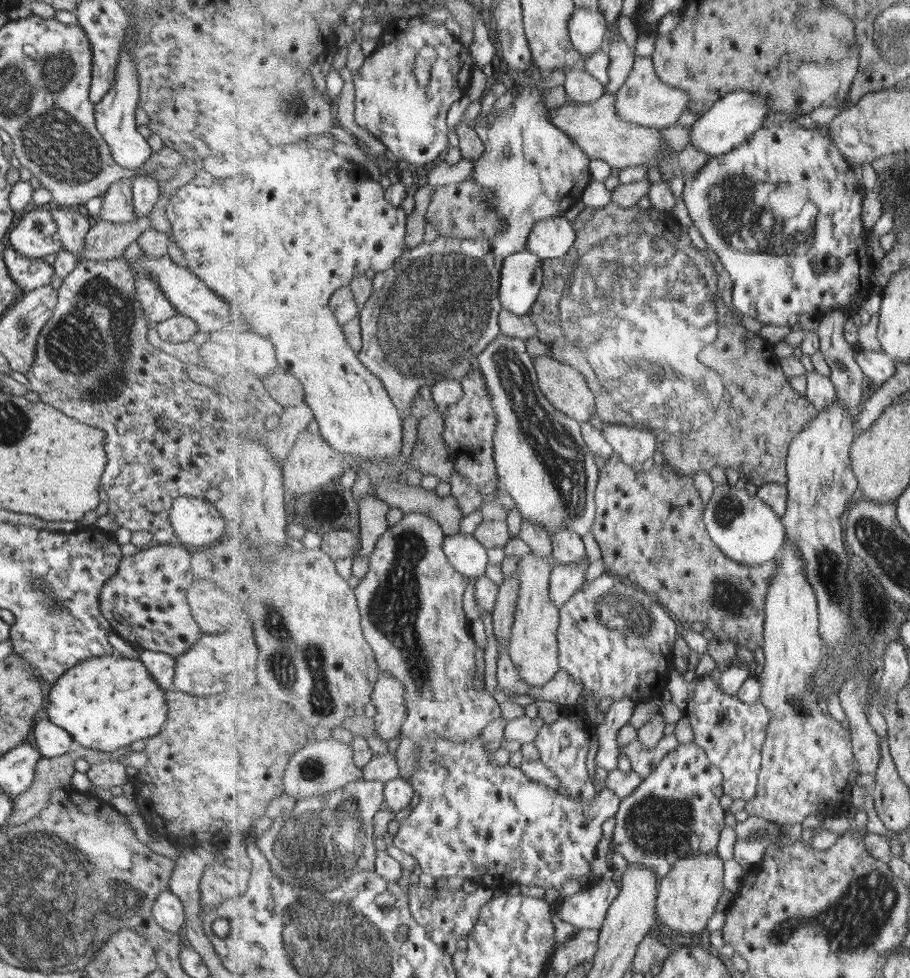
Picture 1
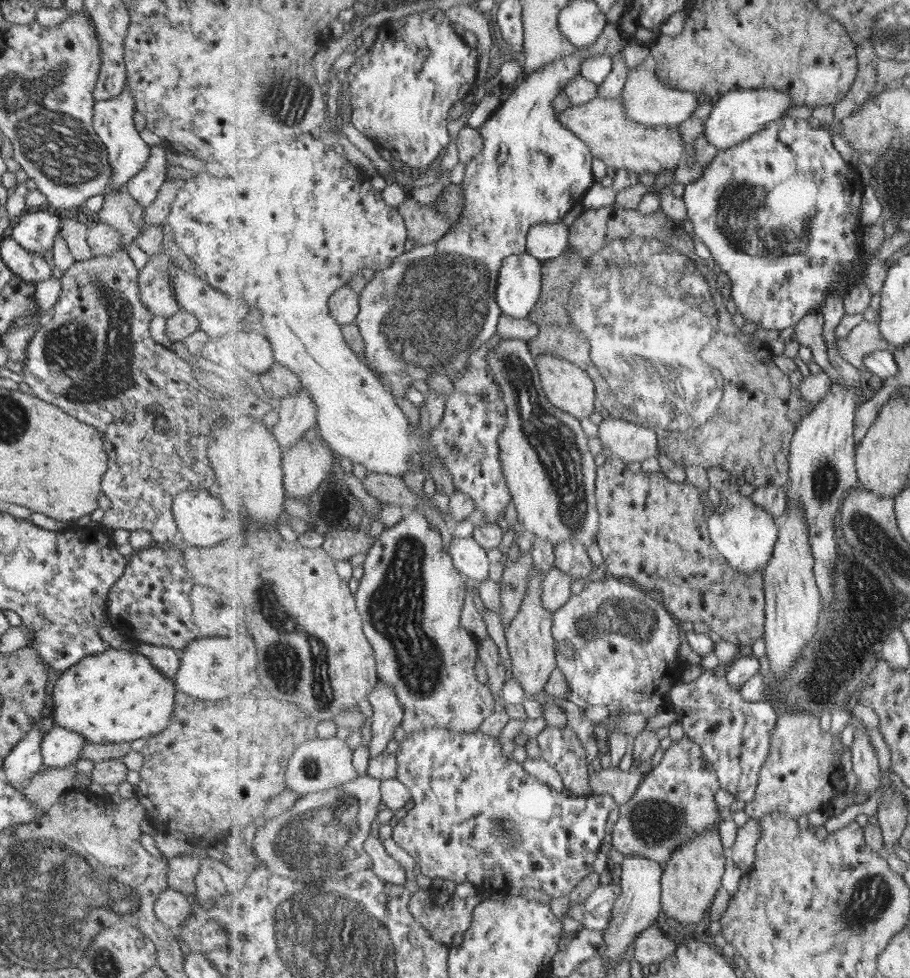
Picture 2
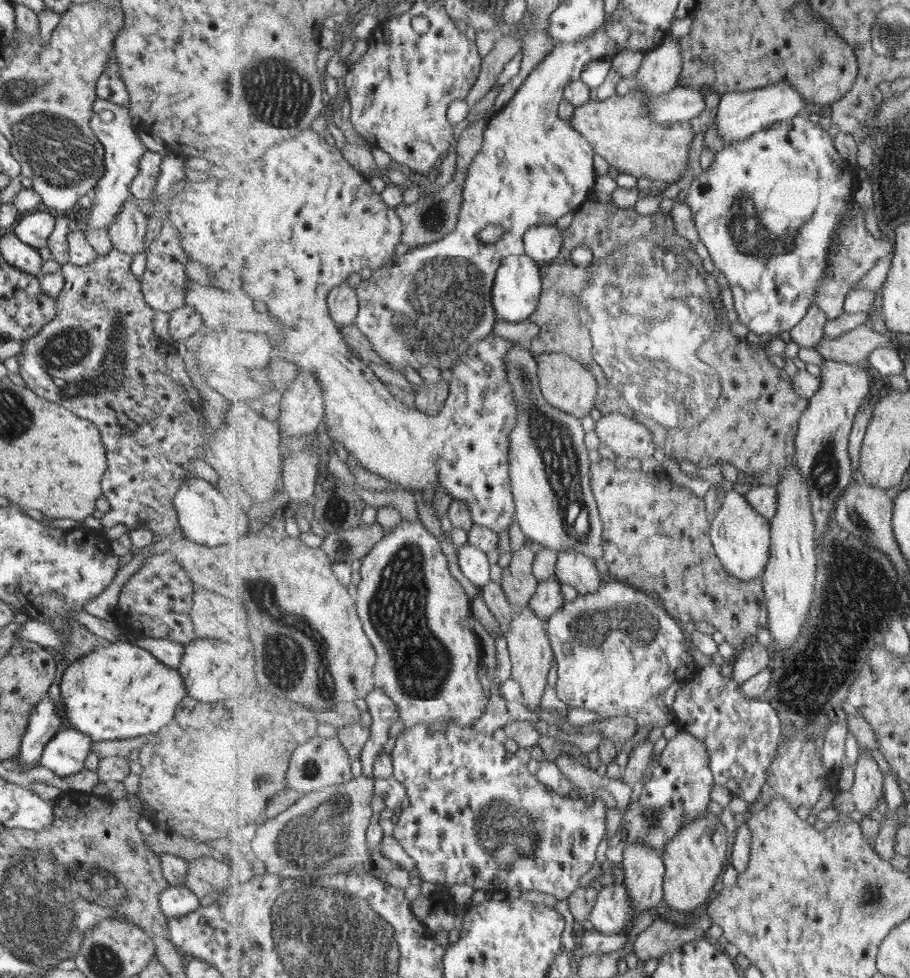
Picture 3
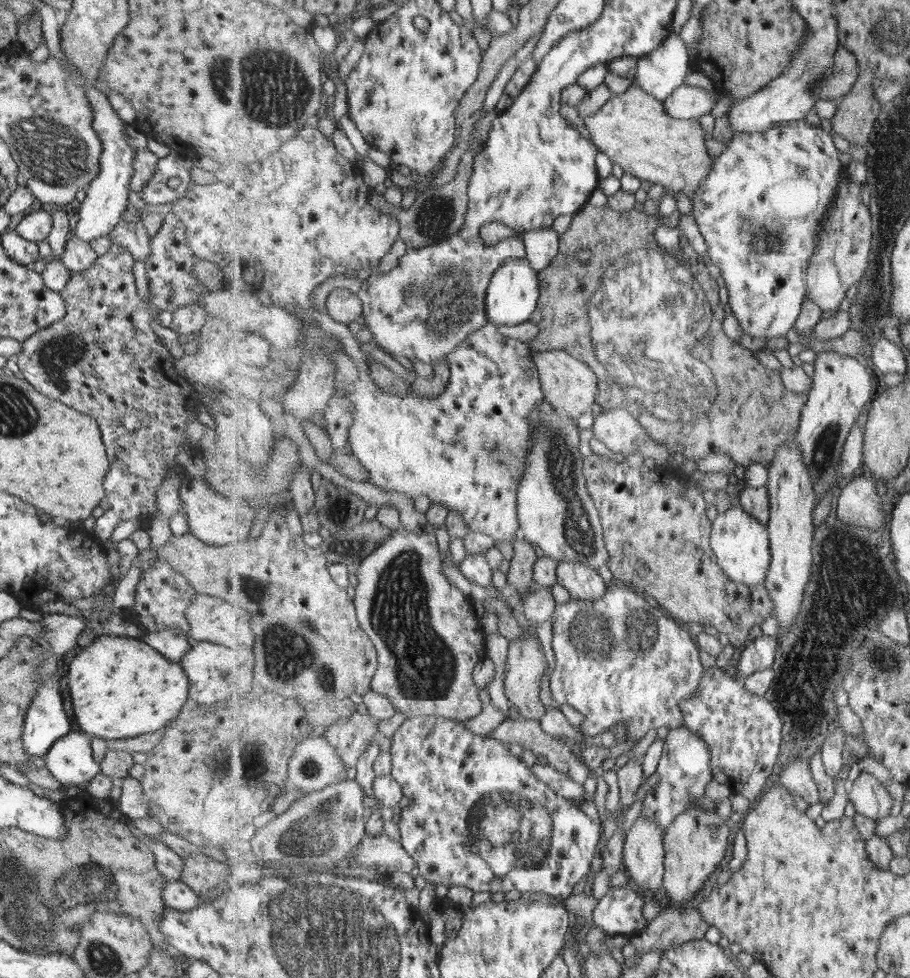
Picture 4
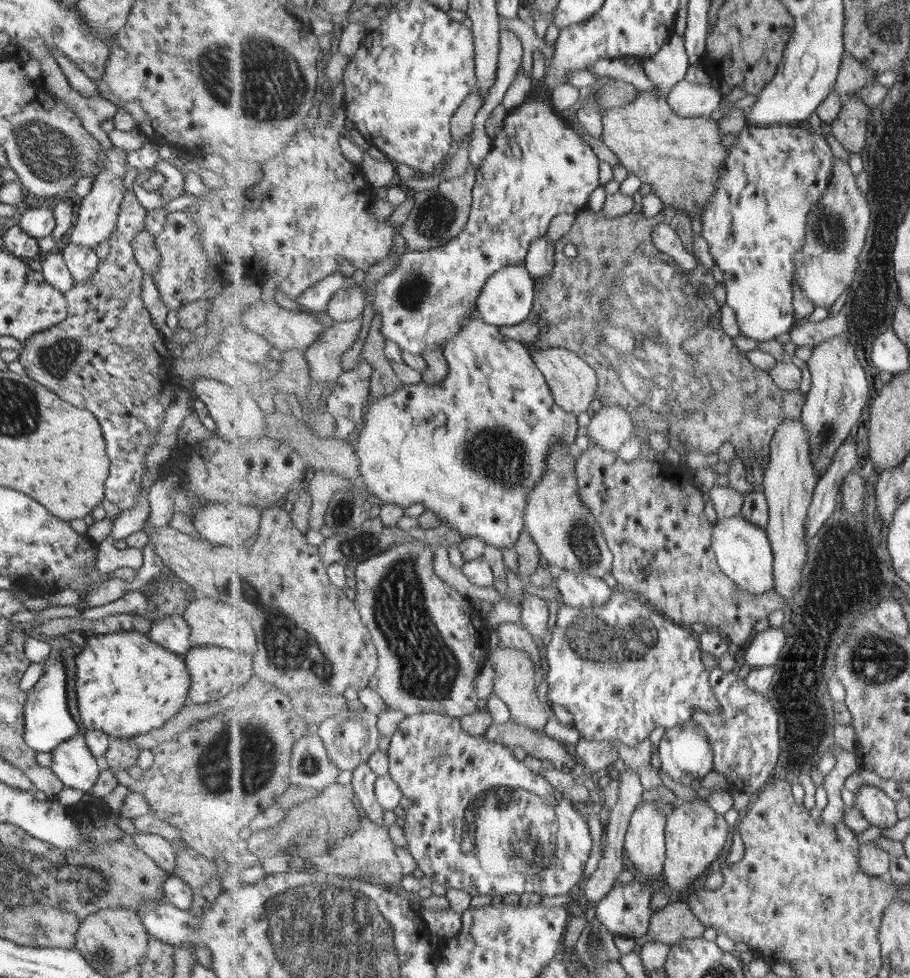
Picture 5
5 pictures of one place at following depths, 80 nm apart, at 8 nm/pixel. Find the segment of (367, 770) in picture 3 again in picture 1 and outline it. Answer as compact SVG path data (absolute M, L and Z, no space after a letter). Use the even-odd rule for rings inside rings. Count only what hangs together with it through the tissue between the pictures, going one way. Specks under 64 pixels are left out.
M380 674L371 703L377 708L374 719L378 735L385 742L396 742L410 713L405 684L391 674Z

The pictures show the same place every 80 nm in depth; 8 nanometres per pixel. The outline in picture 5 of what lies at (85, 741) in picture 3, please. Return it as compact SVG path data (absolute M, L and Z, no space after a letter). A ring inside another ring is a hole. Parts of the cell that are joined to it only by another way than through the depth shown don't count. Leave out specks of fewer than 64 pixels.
M73 735L60 742L51 753L49 770L62 786L87 793L98 777L95 757L89 752L84 735Z

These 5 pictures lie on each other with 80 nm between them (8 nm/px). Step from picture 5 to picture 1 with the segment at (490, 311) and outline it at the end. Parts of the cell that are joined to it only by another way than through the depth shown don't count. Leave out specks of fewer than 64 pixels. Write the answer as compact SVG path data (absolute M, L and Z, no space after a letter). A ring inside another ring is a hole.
M527 248L513 253L504 261L500 299L505 309L527 315L543 288L543 262Z

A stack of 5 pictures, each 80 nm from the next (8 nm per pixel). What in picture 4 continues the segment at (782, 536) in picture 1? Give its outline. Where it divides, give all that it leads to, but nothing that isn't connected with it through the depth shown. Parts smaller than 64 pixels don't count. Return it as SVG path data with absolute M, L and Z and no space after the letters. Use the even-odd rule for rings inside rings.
M728 486L729 494L739 495L739 503L735 503L729 510L715 513L713 521L714 530L711 534L711 546L717 555L722 569L738 583L746 585L765 585L764 582L772 563L772 550L770 547L770 531L768 526L751 516L740 502L740 493L734 487Z

